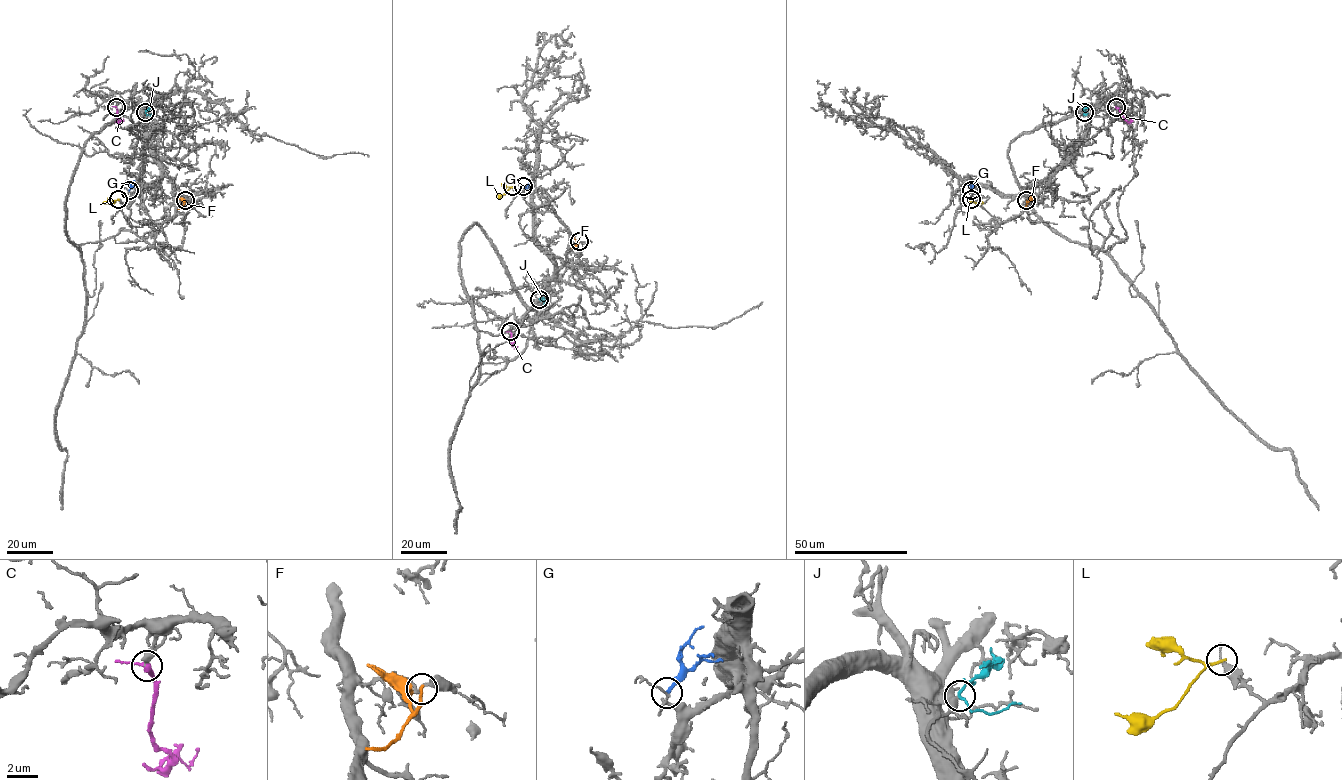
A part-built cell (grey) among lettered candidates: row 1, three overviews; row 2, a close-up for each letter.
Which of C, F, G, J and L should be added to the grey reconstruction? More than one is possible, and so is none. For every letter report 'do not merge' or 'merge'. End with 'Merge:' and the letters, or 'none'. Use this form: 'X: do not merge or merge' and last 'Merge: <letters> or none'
C: merge
F: do not merge
G: do not merge
J: merge
L: do not merge
Merge: C, J

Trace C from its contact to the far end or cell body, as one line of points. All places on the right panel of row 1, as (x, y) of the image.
C: (1116, 107), (1128, 122), (1132, 119)

